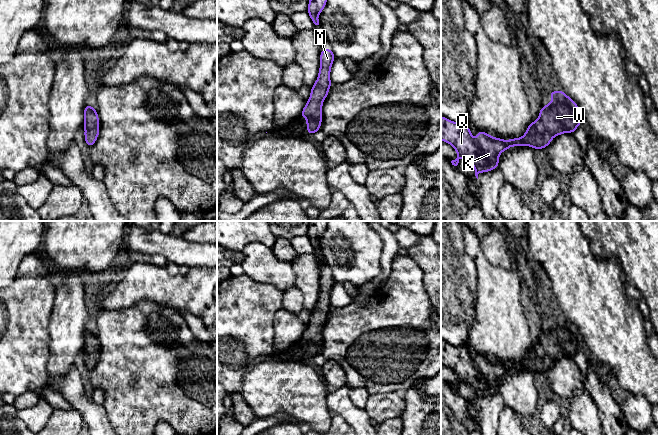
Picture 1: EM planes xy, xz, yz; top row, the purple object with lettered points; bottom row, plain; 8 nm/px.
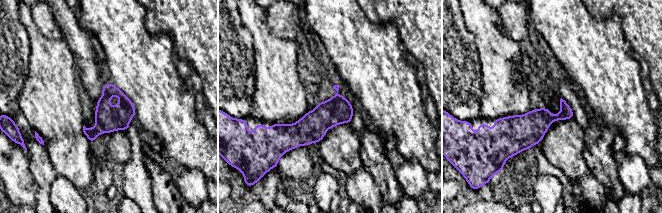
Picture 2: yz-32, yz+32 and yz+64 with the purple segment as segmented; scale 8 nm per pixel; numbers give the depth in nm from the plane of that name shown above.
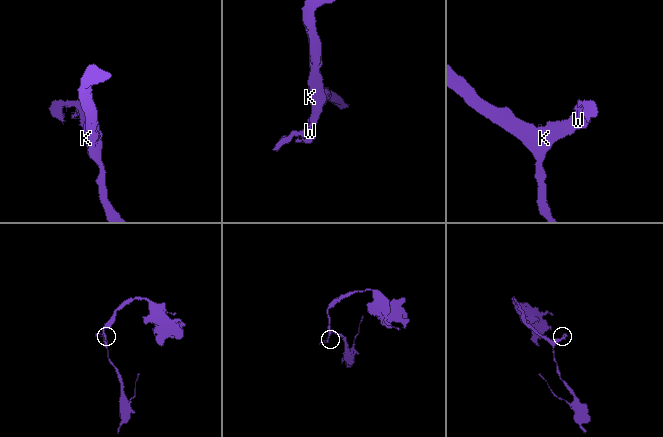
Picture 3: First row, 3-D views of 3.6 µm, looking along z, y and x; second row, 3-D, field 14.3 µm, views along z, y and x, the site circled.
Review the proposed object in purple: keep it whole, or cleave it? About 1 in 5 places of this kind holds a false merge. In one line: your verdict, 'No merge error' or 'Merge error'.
No merge error

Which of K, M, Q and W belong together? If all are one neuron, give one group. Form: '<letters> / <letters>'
K M Q W

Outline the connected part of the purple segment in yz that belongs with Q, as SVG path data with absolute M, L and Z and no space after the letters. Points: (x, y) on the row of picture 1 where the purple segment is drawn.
M562 90L552 91L549 97L553 100L551 103L542 106L539 112L539 119L530 122L522 138L513 138L502 140L497 137L491 137L488 133L478 130L477 140L472 138L471 130L465 123L455 123L448 118L441 116L441 140L452 145L456 150L458 157L451 163L457 166L460 158L466 158L475 169L475 176L481 172L489 172L498 169L499 154L509 149L511 146L521 147L528 145L533 149L544 149L556 137L563 133L573 133L583 121L583 115L578 105L567 96Z

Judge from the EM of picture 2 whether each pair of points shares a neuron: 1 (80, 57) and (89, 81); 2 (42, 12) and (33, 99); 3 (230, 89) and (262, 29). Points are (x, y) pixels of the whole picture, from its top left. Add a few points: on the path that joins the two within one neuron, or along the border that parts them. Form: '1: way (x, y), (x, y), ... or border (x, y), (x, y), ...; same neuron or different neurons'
1: way (86, 63), (89, 75); same neuron
2: border (30, 10), (34, 24), (46, 37), (62, 39); different neurons
3: border (242, 25), (251, 36), (252, 57), (255, 69); different neurons

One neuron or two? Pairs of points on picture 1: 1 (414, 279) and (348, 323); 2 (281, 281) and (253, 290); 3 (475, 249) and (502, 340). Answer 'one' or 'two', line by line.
1: one
2: two
3: one

